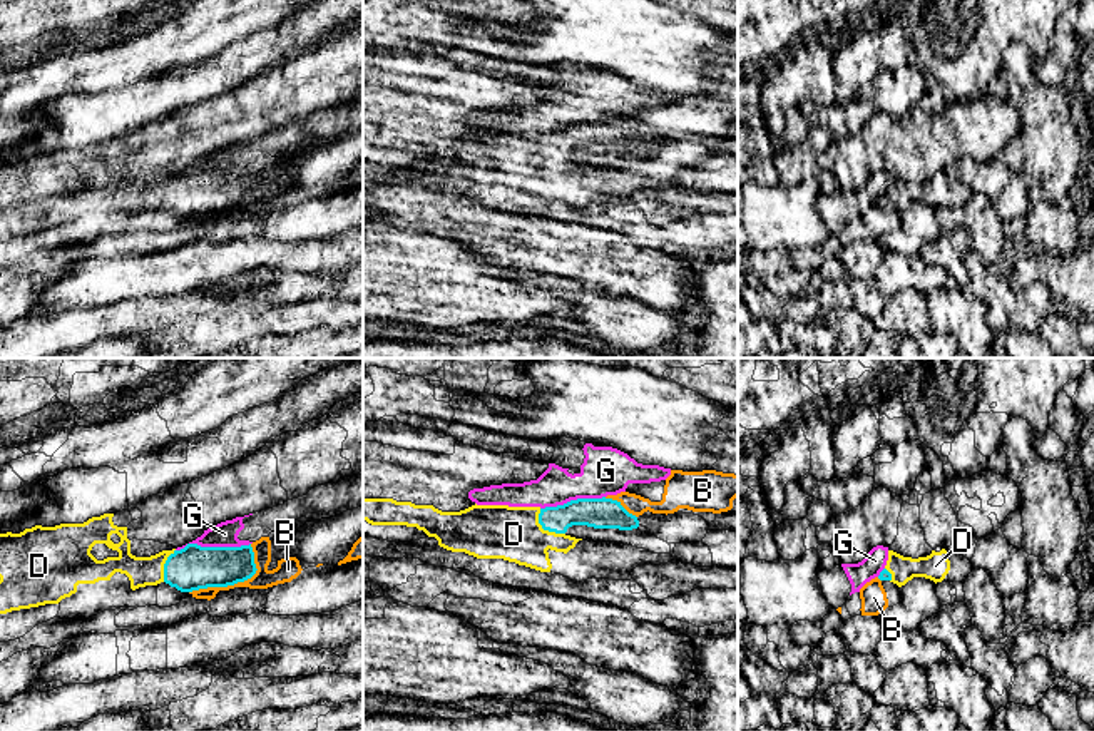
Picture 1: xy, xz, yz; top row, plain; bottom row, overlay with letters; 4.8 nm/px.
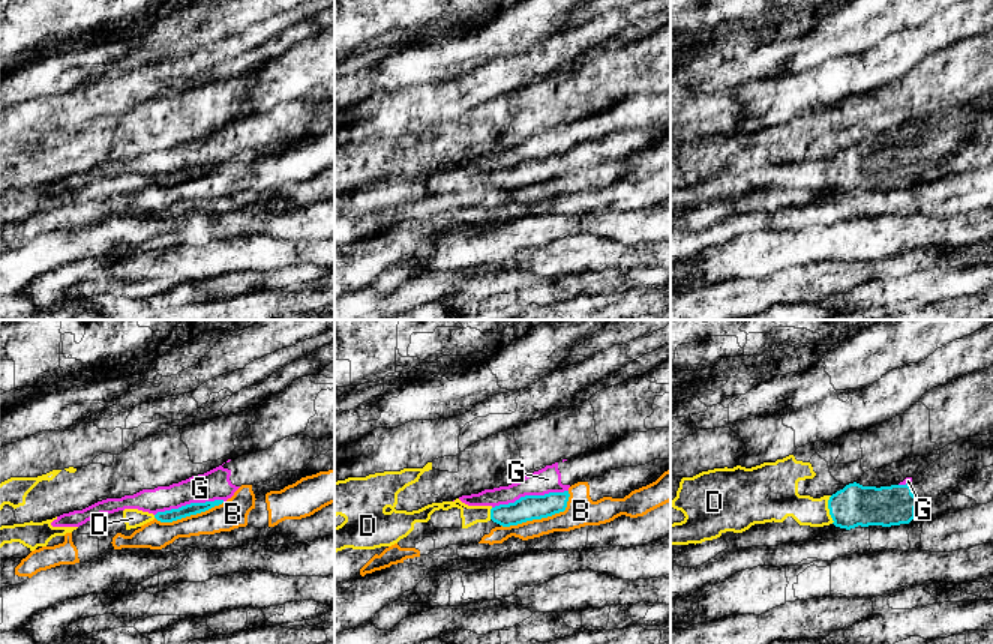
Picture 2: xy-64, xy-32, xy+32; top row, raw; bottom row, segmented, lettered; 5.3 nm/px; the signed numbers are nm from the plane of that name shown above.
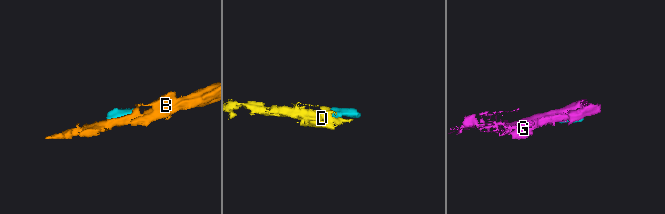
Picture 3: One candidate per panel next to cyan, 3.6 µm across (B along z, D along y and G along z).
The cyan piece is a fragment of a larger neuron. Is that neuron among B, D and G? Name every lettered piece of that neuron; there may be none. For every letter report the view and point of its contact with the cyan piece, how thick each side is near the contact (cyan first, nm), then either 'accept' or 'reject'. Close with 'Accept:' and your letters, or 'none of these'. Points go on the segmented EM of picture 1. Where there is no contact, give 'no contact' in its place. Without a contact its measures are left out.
B: meets cyan in xy at (236, 582); 220 nm thick on the cyan side, 100 nm on the other; reject
D: meets cyan in xz at (544, 529); 140 nm thick on the cyan side, 260 nm on the other; accept
G: meets cyan in xy at (213, 547); 220 nm thick on the cyan side, 120 nm on the other; reject
Accept: D

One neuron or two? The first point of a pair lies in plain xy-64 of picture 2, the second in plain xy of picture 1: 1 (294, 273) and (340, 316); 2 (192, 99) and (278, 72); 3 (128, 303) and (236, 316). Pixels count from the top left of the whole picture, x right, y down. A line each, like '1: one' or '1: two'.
1: one
2: one
3: one

